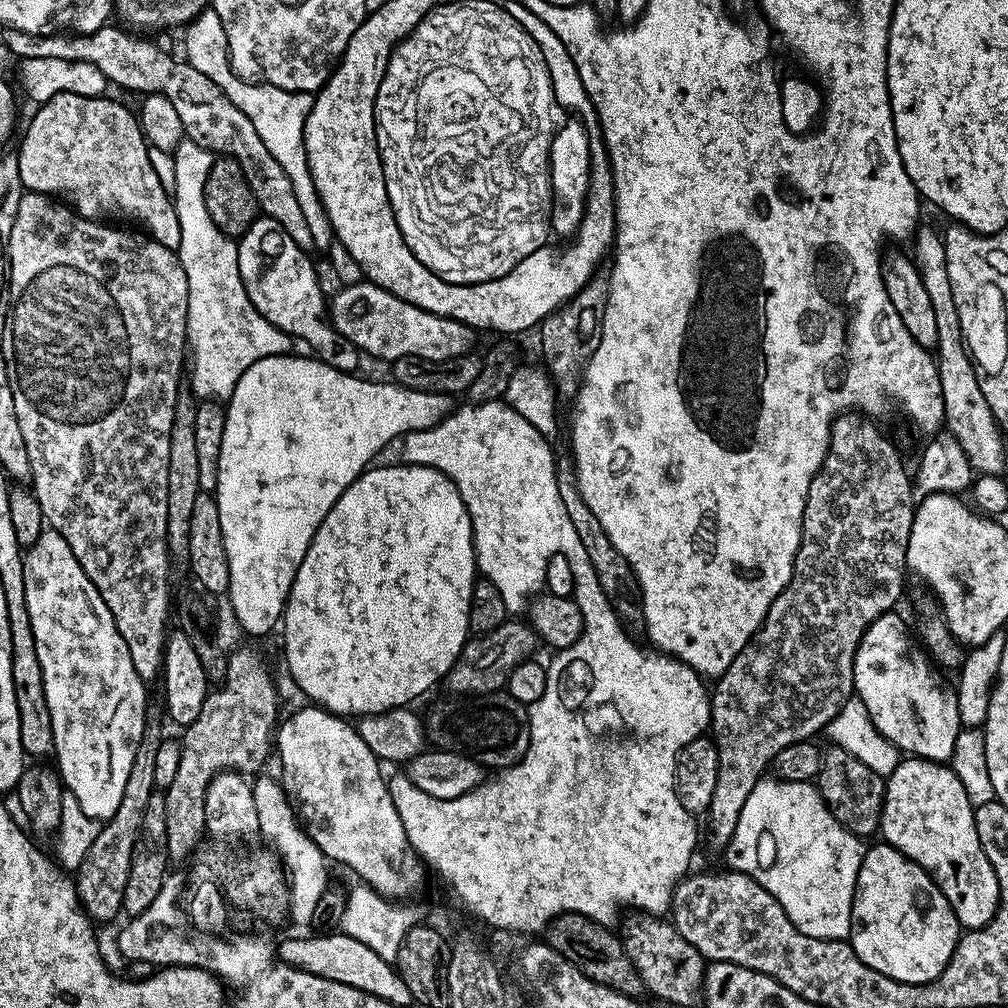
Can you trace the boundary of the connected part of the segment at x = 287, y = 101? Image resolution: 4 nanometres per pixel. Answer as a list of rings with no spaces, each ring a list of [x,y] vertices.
[[[211,6],[197,13],[195,20],[187,25],[186,31],[188,33],[184,36],[185,53],[183,53],[186,60],[190,66],[206,74],[210,81],[225,92],[226,98],[253,122],[259,137],[278,162],[278,166],[286,170],[286,178],[290,179],[298,206],[305,215],[313,247],[316,250],[320,249],[320,252],[326,252],[330,242],[334,239],[332,223],[329,222],[325,207],[318,198],[304,145],[304,127],[306,118],[312,109],[313,93],[287,92],[273,84],[253,82],[240,77],[232,68],[232,61],[228,58],[228,43],[226,42],[226,30],[222,30],[222,18],[218,18],[218,14]]]

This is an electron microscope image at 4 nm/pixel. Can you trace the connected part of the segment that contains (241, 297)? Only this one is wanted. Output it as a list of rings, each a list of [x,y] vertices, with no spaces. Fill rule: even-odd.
[[[187,138],[181,140],[171,157],[170,195],[176,205],[180,227],[178,255],[188,283],[186,344],[190,349],[190,372],[192,368],[190,391],[197,401],[226,402],[234,394],[238,378],[242,378],[254,362],[291,353],[294,340],[254,310],[238,270],[237,241],[218,230],[214,218],[210,218],[210,210],[206,210],[204,191],[213,159],[210,149]]]

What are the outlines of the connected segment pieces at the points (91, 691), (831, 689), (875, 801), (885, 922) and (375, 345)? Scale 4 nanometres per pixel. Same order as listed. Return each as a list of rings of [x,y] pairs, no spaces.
[[[51,526],[45,527],[42,534],[38,534],[38,542],[34,542],[24,552],[24,589],[26,590],[26,610],[30,614],[30,626],[34,634],[34,646],[38,650],[38,662],[42,666],[42,682],[46,690],[46,706],[50,710],[50,722],[54,730],[54,764],[58,769],[58,775],[62,781],[63,787],[67,789],[71,796],[82,806],[82,814],[86,814],[90,819],[97,822],[109,820],[118,810],[118,802],[122,802],[122,790],[126,790],[126,778],[130,778],[130,766],[134,766],[134,754],[140,745],[140,739],[144,733],[144,717],[149,711],[148,692],[146,681],[134,670],[134,661],[130,658],[130,650],[118,634],[118,626],[114,626],[114,618],[102,602],[102,594],[90,582],[86,570],[74,558],[74,550],[70,550],[70,542],[62,538]]]
[[[856,410],[855,412],[841,411],[833,420],[832,433],[827,439],[828,453],[824,464],[814,474],[814,478],[810,482],[810,490],[806,494],[800,545],[794,558],[790,582],[781,590],[778,598],[774,598],[766,618],[760,624],[760,629],[749,638],[746,646],[742,646],[738,658],[734,658],[734,662],[730,662],[728,669],[715,681],[716,689],[714,687],[711,689],[710,735],[716,741],[716,749],[718,750],[718,782],[714,786],[714,798],[710,798],[706,821],[708,820],[708,828],[712,831],[713,842],[720,844],[720,846],[727,845],[731,840],[734,830],[738,826],[738,814],[742,814],[742,806],[746,806],[746,798],[750,798],[750,790],[754,790],[754,786],[769,771],[772,757],[791,744],[811,741],[816,736],[815,732],[823,733],[827,729],[828,723],[840,712],[841,706],[853,695],[854,658],[858,646],[862,642],[862,634],[866,634],[866,630],[882,613],[893,611],[897,607],[896,603],[900,600],[900,591],[904,588],[904,576],[906,577],[906,546],[910,538],[910,526],[914,511],[913,481],[910,479],[909,470],[907,472],[903,462],[900,461],[899,450],[875,426],[877,425],[868,416]]]
[[[828,746],[820,757],[818,787],[830,814],[848,832],[861,838],[876,836],[880,831],[880,815],[884,809],[886,780],[877,769],[872,769],[867,759],[850,754],[844,748]]]
[[[877,842],[865,851],[856,879],[856,893],[852,899],[852,948],[878,974],[886,974],[903,984],[928,984],[937,980],[950,962],[960,940],[962,929],[950,902],[932,877],[918,865],[889,844]]]
[[[361,282],[341,287],[340,293],[330,300],[330,319],[355,348],[365,357],[377,356],[391,362],[403,356],[417,356],[434,362],[467,356],[473,351],[477,333],[468,324],[458,322],[449,316],[439,316],[422,310],[384,288],[371,282]]]

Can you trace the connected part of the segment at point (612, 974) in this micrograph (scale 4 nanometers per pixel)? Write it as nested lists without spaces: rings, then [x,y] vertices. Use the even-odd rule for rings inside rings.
[[[565,912],[562,916],[557,916],[546,929],[546,943],[566,962],[570,962],[586,978],[598,982],[602,986],[612,988],[615,992],[620,992],[624,996],[640,998],[645,995],[646,989],[638,970],[630,962],[630,958],[624,949],[623,939],[619,935],[612,933],[611,927],[594,922],[580,914]],[[643,994],[643,995],[642,995]]]

